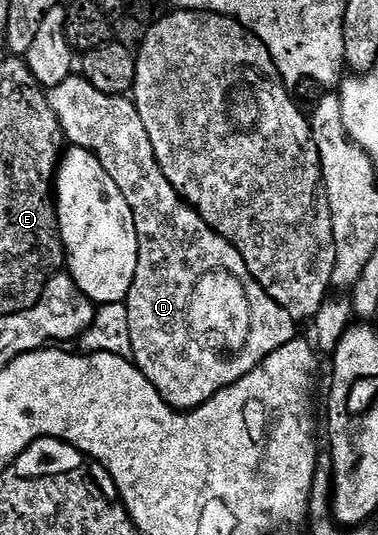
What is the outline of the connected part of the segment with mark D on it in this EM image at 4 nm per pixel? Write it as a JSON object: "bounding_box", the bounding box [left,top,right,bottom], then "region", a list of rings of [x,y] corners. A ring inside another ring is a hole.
{"bounding_box":[46,74,298,410],"region":[[[73,74],[73,75],[71,75],[71,76],[68,76],[68,77],[67,77],[67,78],[66,78],[66,82],[62,82],[62,83],[61,83],[61,84],[59,84],[59,85],[58,85],[58,86],[54,86],[54,87],[53,87],[53,88],[49,88],[49,89],[47,89],[47,92],[46,92],[46,95],[47,95],[47,98],[48,98],[48,101],[49,101],[49,102],[50,102],[50,106],[51,106],[51,107],[52,107],[52,109],[53,109],[53,110],[54,110],[54,114],[55,114],[55,115],[56,115],[56,117],[57,117],[57,118],[58,118],[58,122],[59,122],[59,123],[60,123],[60,128],[61,128],[61,130],[63,130],[63,131],[64,131],[64,134],[65,134],[65,137],[67,137],[67,139],[68,139],[68,140],[69,140],[69,141],[71,141],[71,143],[72,143],[72,144],[73,144],[73,145],[75,145],[75,147],[78,147],[78,148],[85,148],[85,150],[87,150],[87,152],[93,152],[93,154],[94,154],[94,155],[96,155],[96,157],[97,157],[97,158],[98,158],[98,162],[102,162],[102,166],[103,166],[103,167],[104,167],[104,169],[105,169],[105,170],[106,170],[106,174],[110,174],[110,178],[114,178],[114,182],[118,182],[118,190],[122,190],[122,194],[123,194],[123,195],[124,195],[124,197],[125,197],[125,198],[126,198],[126,202],[127,202],[127,203],[128,203],[128,205],[129,205],[129,206],[130,206],[130,210],[131,210],[131,211],[132,211],[132,217],[133,217],[133,218],[134,218],[134,222],[135,222],[135,223],[136,223],[136,233],[137,233],[137,234],[138,234],[138,270],[137,270],[137,271],[136,271],[136,273],[135,273],[135,274],[134,274],[134,286],[130,286],[130,294],[129,294],[129,295],[128,295],[128,298],[127,298],[127,301],[126,301],[126,303],[127,303],[127,306],[128,306],[128,313],[129,313],[129,314],[130,314],[130,342],[131,342],[131,343],[132,343],[132,360],[133,360],[133,361],[134,361],[134,363],[135,363],[135,365],[136,365],[136,367],[137,367],[137,368],[139,368],[139,369],[140,369],[140,372],[141,372],[141,373],[142,373],[142,375],[143,375],[143,376],[145,376],[145,377],[146,377],[146,378],[147,378],[147,380],[149,380],[149,382],[150,382],[150,383],[152,383],[152,384],[153,384],[153,386],[155,386],[155,387],[156,387],[156,389],[157,389],[157,390],[158,390],[158,394],[159,394],[159,395],[160,395],[160,397],[162,397],[162,399],[164,399],[164,401],[166,401],[166,403],[167,403],[167,404],[168,404],[168,405],[170,405],[170,406],[171,406],[171,407],[172,407],[172,408],[175,408],[175,409],[177,409],[177,410],[191,410],[191,409],[194,409],[194,408],[199,408],[199,407],[200,407],[200,405],[202,405],[202,404],[204,404],[204,403],[205,403],[205,402],[207,402],[207,401],[208,401],[208,400],[209,400],[209,399],[210,399],[210,398],[214,398],[214,394],[218,394],[218,393],[219,393],[219,392],[220,392],[220,391],[221,391],[221,390],[223,390],[223,389],[224,389],[224,388],[229,388],[229,387],[230,387],[230,385],[231,385],[231,384],[233,384],[233,383],[234,383],[234,382],[238,382],[238,381],[239,381],[239,380],[241,380],[241,378],[242,378],[242,377],[243,377],[243,376],[245,376],[245,375],[246,375],[246,374],[250,374],[250,370],[254,370],[254,369],[255,369],[255,368],[257,368],[257,367],[258,367],[258,365],[259,365],[259,364],[260,364],[260,363],[262,363],[262,361],[263,361],[263,360],[265,360],[265,359],[266,359],[266,357],[268,357],[268,356],[269,356],[269,355],[270,355],[270,354],[274,354],[274,350],[278,350],[278,349],[279,349],[279,348],[281,348],[281,347],[282,347],[282,346],[286,346],[286,342],[290,342],[290,341],[291,341],[291,340],[295,340],[295,339],[297,339],[297,336],[298,336],[298,332],[296,332],[296,328],[298,328],[298,324],[297,324],[297,321],[294,321],[294,320],[292,320],[292,319],[291,319],[291,318],[290,318],[290,314],[286,314],[286,310],[282,310],[282,306],[278,306],[278,302],[274,302],[274,298],[270,298],[270,297],[269,297],[269,296],[268,296],[268,295],[267,295],[267,294],[266,294],[266,290],[262,290],[262,286],[261,286],[261,285],[260,285],[260,284],[259,284],[259,283],[258,283],[258,281],[256,281],[256,280],[254,280],[254,279],[249,279],[249,275],[248,275],[248,267],[247,267],[247,266],[246,266],[246,262],[245,262],[245,261],[244,261],[244,259],[243,259],[243,258],[242,258],[242,254],[238,254],[238,250],[237,250],[237,249],[236,249],[236,247],[234,247],[234,246],[233,246],[233,245],[232,245],[232,243],[230,243],[230,241],[229,241],[229,240],[227,240],[227,239],[226,239],[226,238],[222,238],[222,237],[221,237],[221,236],[220,236],[220,235],[218,235],[218,233],[216,233],[216,231],[215,231],[215,230],[214,230],[214,229],[212,229],[212,227],[211,227],[211,226],[209,226],[209,225],[208,225],[208,223],[207,223],[207,222],[205,222],[205,220],[203,220],[203,218],[201,218],[201,217],[200,217],[200,215],[198,215],[198,213],[196,213],[196,210],[195,210],[195,208],[193,208],[193,207],[192,207],[192,205],[191,205],[191,204],[189,204],[189,203],[188,203],[188,201],[186,201],[186,200],[183,200],[183,198],[182,198],[182,197],[181,197],[181,196],[179,196],[179,195],[178,195],[178,194],[177,194],[177,192],[176,192],[176,191],[175,191],[175,190],[174,190],[174,186],[170,186],[170,182],[169,182],[169,181],[168,181],[168,179],[167,179],[167,178],[166,178],[166,174],[164,174],[164,173],[163,173],[163,172],[162,172],[162,170],[161,170],[161,169],[160,169],[160,167],[159,167],[159,166],[158,166],[158,162],[157,162],[157,161],[156,161],[156,159],[155,159],[155,158],[154,158],[154,146],[152,146],[152,145],[151,145],[151,144],[150,144],[150,134],[146,134],[146,126],[144,126],[144,125],[143,125],[143,124],[142,124],[142,118],[141,118],[141,117],[140,117],[140,115],[139,115],[139,114],[138,114],[138,110],[137,110],[137,109],[136,109],[136,105],[135,105],[135,103],[133,103],[133,101],[132,101],[132,100],[131,100],[131,99],[128,99],[128,98],[125,98],[125,97],[123,97],[123,96],[107,96],[107,95],[106,95],[106,94],[102,94],[102,90],[94,90],[94,86],[93,86],[93,85],[92,85],[92,83],[91,83],[91,82],[90,82],[90,81],[88,81],[88,80],[86,80],[86,79],[84,79],[84,77],[83,77],[83,75],[80,75],[80,74]],[[211,272],[225,272],[225,274],[226,274],[226,275],[228,275],[228,276],[237,276],[237,278],[238,278],[238,279],[240,279],[240,280],[245,280],[245,281],[247,281],[247,280],[248,280],[248,279],[249,279],[249,280],[248,280],[248,281],[247,281],[247,283],[248,283],[248,296],[220,296],[220,297],[218,297],[218,298],[217,298],[217,300],[216,300],[216,321],[212,321],[212,320],[207,320],[207,318],[206,318],[206,317],[204,317],[204,308],[208,308],[208,307],[210,307],[210,306],[211,306],[211,304],[212,304],[212,300],[211,300],[211,298],[210,298],[210,297],[208,297],[208,296],[204,296],[204,283],[206,283],[206,282],[207,282],[207,280],[208,280],[208,275],[210,275],[210,274],[211,274]]]}

